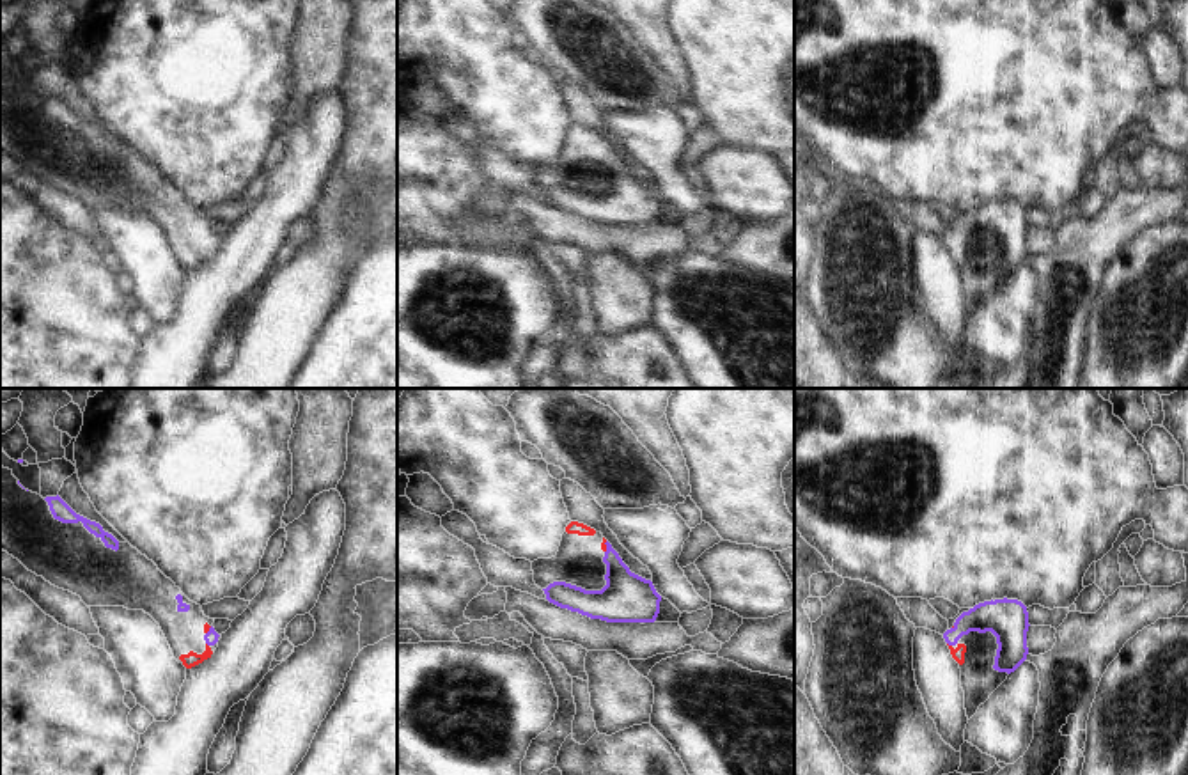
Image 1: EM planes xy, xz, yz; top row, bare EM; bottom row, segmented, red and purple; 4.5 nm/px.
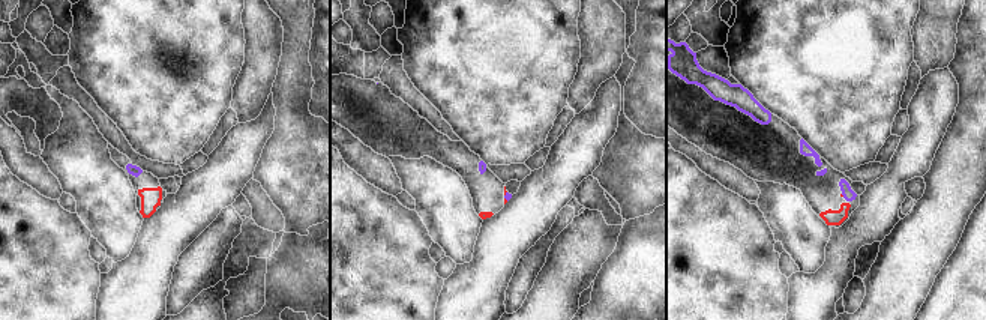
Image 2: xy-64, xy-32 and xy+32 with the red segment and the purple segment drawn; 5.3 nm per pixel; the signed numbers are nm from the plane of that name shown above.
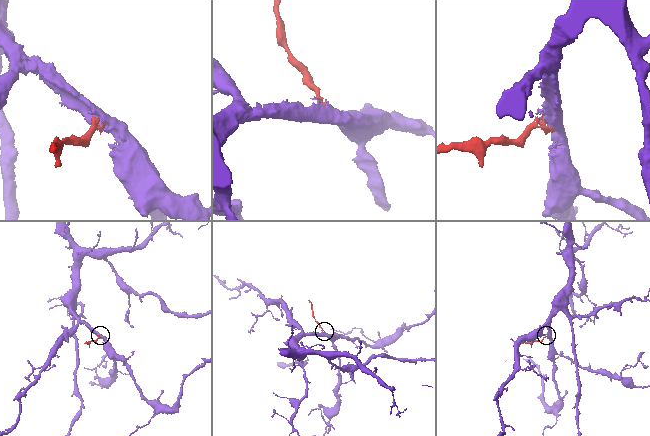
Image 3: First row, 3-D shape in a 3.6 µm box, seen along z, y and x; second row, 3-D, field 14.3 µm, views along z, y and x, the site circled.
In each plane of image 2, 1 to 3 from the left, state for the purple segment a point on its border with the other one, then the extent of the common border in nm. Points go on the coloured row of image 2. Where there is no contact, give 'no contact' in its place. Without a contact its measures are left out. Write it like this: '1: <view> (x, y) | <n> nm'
1: no contact
2: xy-32 (505, 194) | 60 nm
3: no contact

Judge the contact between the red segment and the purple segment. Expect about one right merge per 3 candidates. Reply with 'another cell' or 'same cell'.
same cell

